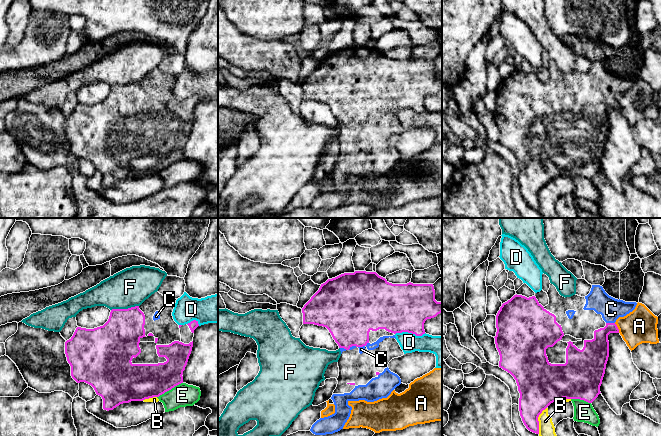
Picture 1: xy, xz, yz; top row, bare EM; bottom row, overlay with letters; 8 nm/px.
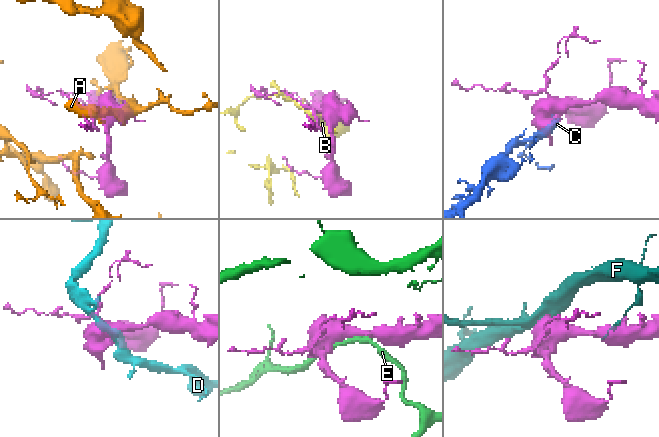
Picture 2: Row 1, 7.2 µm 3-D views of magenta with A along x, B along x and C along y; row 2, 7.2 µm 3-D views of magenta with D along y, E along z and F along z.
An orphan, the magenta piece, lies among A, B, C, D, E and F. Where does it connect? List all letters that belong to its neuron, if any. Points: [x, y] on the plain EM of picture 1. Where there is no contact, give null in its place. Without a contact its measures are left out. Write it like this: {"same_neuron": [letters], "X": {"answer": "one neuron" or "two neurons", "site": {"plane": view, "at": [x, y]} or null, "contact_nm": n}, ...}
{"same_neuron": ["C"], "A": {"answer": "two neurons", "site": {"plane": "yz", "at": [617, 104]}, "contact_nm": 90}, "B": {"answer": "two neurons", "site": {"plane": "yz", "at": [537, 196]}, "contact_nm": 220}, "C": {"answer": "one neuron", "site": {"plane": "yz", "at": [610, 99]}, "contact_nm": 70}, "D": {"answer": "two neurons", "site": {"plane": "xz", "at": [410, 108]}, "contact_nm": 240}, "E": {"answer": "two neurons", "site": {"plane": "xy", "at": [169, 165]}, "contact_nm": 240}, "F": {"answer": "two neurons", "site": {"plane": "xy", "at": [124, 85]}, "contact_nm": 220}}

